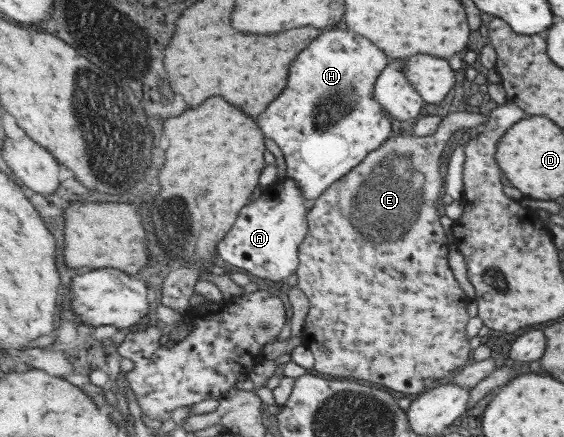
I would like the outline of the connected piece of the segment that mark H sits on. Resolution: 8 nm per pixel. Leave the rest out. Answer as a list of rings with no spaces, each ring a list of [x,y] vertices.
[[[344,29],[326,31],[296,59],[290,85],[260,117],[264,133],[283,150],[288,177],[297,179],[310,203],[392,137],[392,119],[374,95],[379,77],[390,65],[390,56],[370,39]]]

